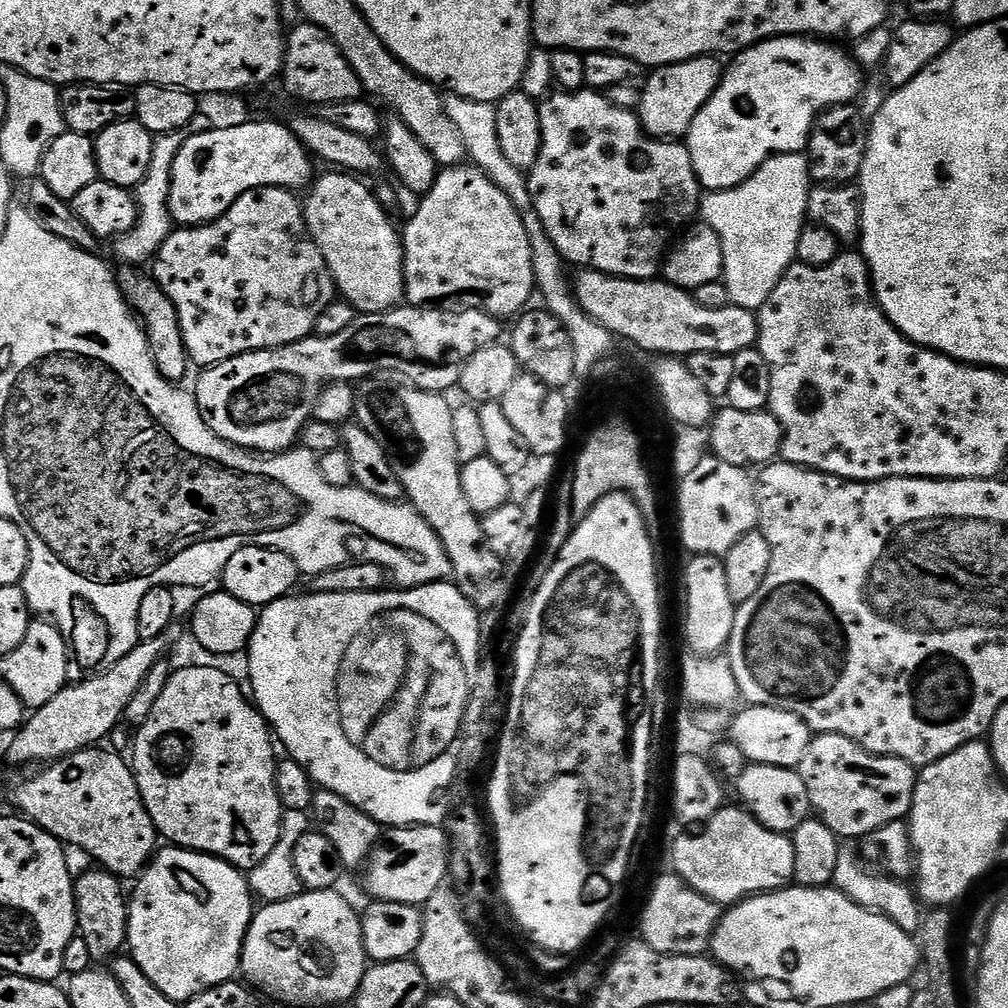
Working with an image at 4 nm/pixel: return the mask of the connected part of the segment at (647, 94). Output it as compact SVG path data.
M699 56L655 69L647 77L640 94L638 115L645 132L655 140L676 142L687 137L694 118L698 118L698 110L710 102L714 90L720 84L720 77L724 75L725 65L720 62L715 56Z

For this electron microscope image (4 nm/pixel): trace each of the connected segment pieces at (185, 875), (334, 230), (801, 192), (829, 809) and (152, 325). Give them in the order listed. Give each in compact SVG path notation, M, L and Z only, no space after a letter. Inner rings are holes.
M164 846L157 851L156 855L148 861L148 867L140 873L135 881L136 889L131 889L130 899L128 901L128 942L127 947L130 949L130 955L133 960L142 966L146 978L162 990L166 998L177 1002L187 1002L192 1000L198 994L210 990L219 984L229 983L233 979L232 975L237 975L240 967L240 952L244 949L244 936L248 933L248 923L252 921L254 915L254 897L245 873L241 869L235 868L233 864L228 864L216 856L210 856L207 852L193 852L191 848L181 848L179 846Z
M328 170L325 176L317 175L313 179L302 207L304 220L308 223L308 232L313 242L322 250L322 258L331 270L332 279L336 283L341 297L361 315L388 312L397 307L404 295L404 246L398 235L398 228L392 225L387 216L385 205L380 203L375 191L363 184L363 179L340 170Z
M785 152L768 161L746 182L721 192L708 192L701 199L699 219L718 234L724 255L726 290L738 308L758 310L774 294L774 286L796 260L798 238L806 227L808 195L814 187L807 155Z
M821 732L813 735L798 771L802 782L806 782L806 794L811 811L841 838L869 836L874 830L895 820L904 820L911 813L917 769L902 758L871 756L859 742L846 738L842 734Z
M123 264L115 269L116 283L120 286L120 293L124 295L124 300L129 308L138 317L144 332L148 335L148 349L154 358L154 366L158 366L158 374L162 378L173 382L180 382L180 379L187 374L190 369L190 361L188 359L188 351L182 342L182 330L178 322L178 314L174 310L174 302L170 302L170 298L166 298L166 294L158 286L158 282L153 280L151 275L143 267L135 264Z

